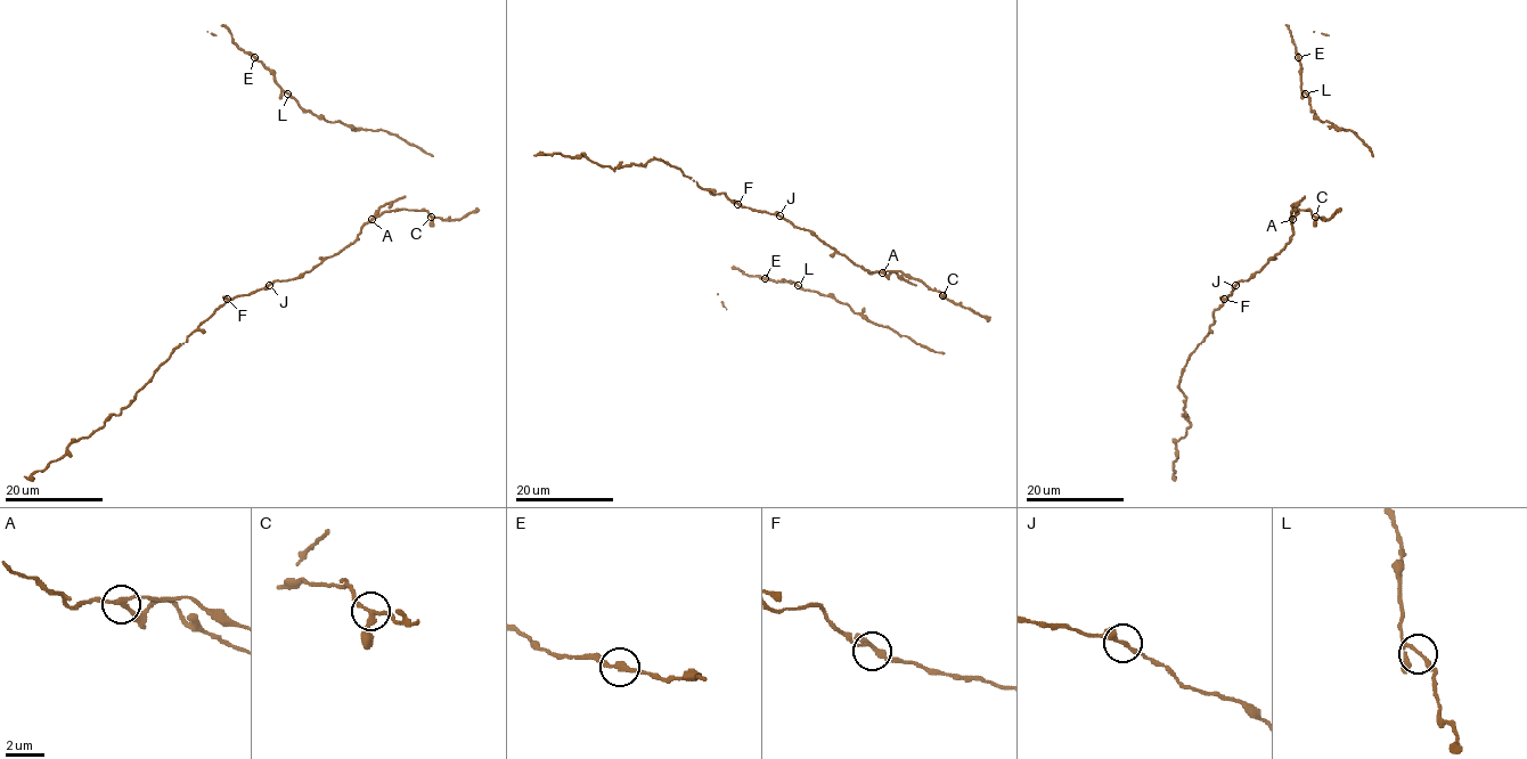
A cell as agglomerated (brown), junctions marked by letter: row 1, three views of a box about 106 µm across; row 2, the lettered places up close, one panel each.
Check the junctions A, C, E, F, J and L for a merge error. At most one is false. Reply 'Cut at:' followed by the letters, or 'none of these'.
Cut at: A

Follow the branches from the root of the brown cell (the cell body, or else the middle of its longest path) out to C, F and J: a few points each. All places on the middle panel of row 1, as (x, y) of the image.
C: (889, 271), (901, 271), (917, 278), (942, 295)
F: (889, 271), (871, 274), (809, 230), (797, 228), (776, 214), (737, 204)
J: (889, 271), (871, 274), (809, 230), (797, 228), (780, 215)

